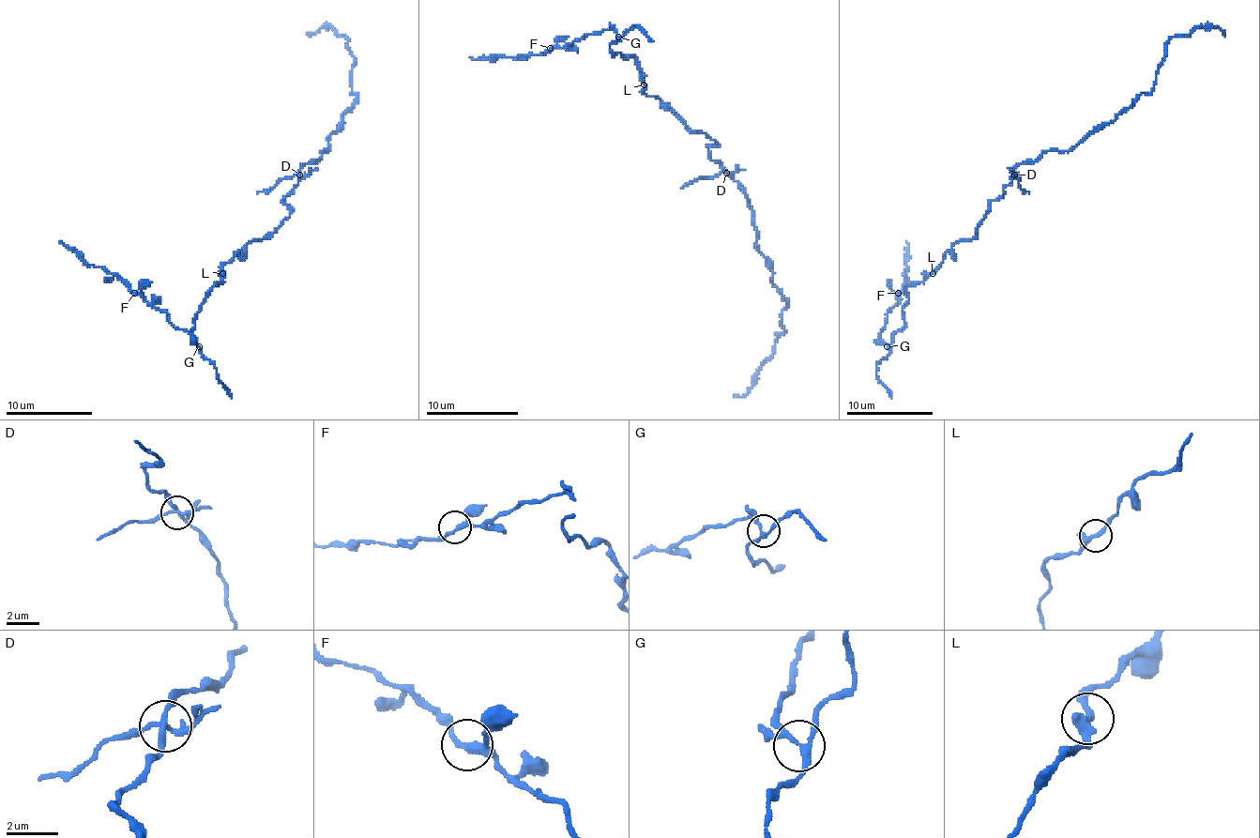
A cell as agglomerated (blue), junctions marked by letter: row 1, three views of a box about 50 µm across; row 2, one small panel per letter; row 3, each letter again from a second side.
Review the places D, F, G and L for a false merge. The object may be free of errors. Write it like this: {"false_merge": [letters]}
{"false_merge": ["D"]}

